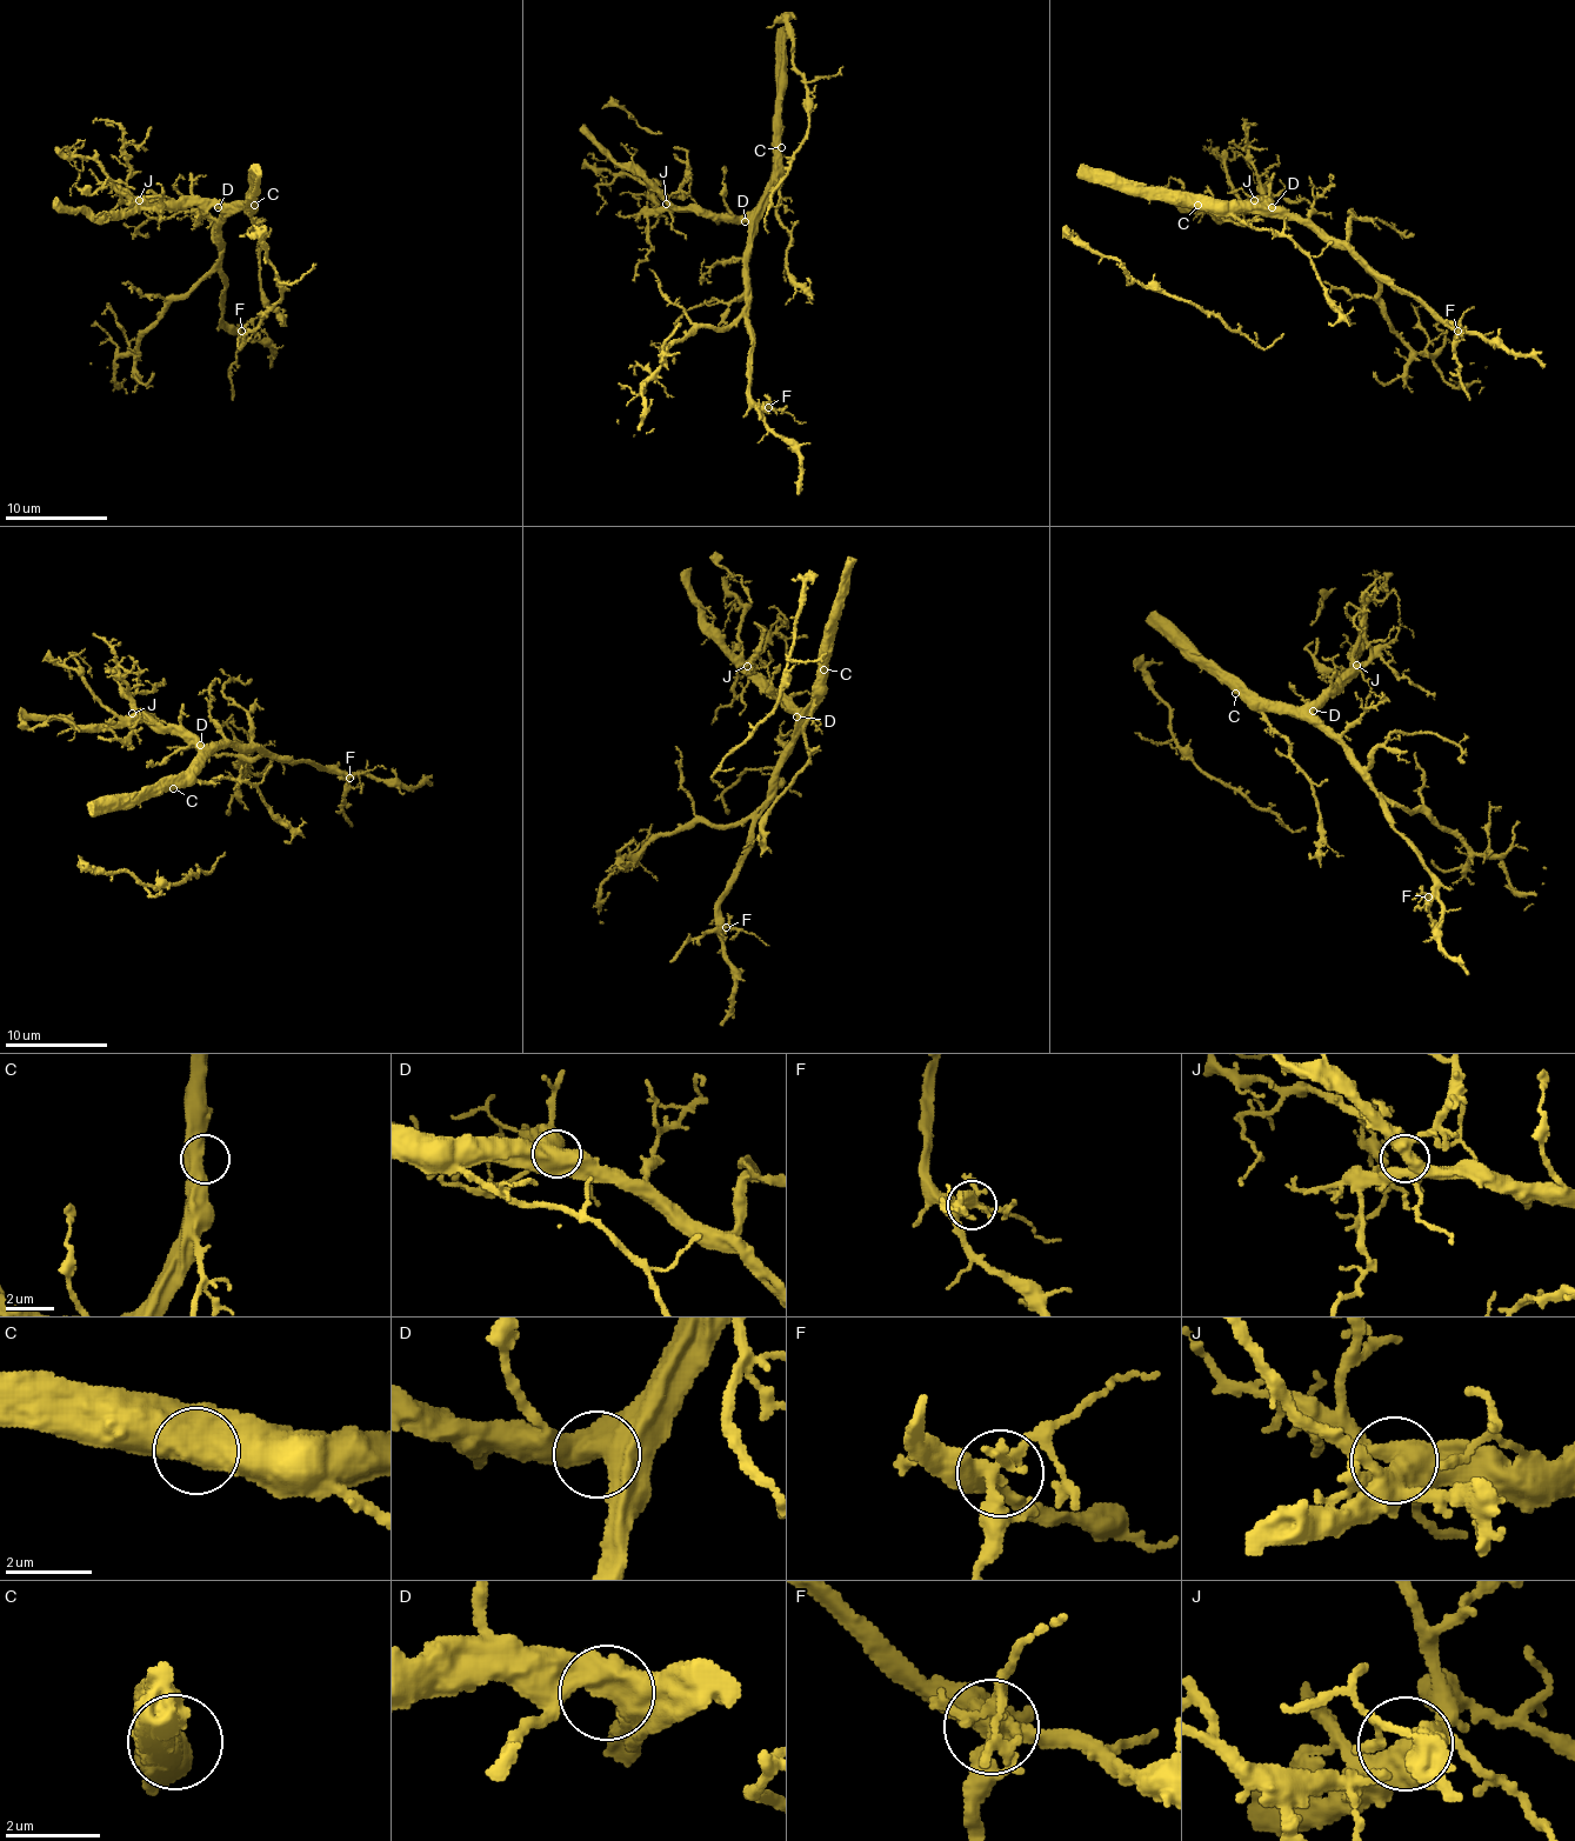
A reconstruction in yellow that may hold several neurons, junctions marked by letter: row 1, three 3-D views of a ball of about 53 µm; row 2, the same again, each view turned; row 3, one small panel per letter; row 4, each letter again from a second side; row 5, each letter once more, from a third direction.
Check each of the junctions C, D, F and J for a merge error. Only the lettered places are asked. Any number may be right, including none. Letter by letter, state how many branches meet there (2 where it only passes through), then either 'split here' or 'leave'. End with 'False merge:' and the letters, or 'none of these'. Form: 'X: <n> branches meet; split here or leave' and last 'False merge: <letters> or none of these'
C: 2 branches meet; leave
D: 2 branches meet; leave
F: 5 branches meet; leave
J: 5 branches meet; leave
False merge: none of these

